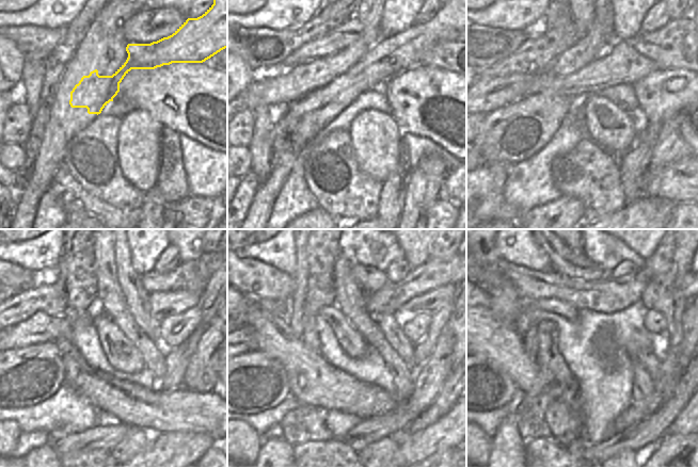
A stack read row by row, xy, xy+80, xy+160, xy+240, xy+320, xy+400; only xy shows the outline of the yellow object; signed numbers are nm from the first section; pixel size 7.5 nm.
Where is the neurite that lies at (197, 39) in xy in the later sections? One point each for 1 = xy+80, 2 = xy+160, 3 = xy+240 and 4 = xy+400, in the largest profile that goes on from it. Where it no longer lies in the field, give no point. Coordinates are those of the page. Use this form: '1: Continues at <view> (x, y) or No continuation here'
1: Continues at xy+80 (390, 55)
2: Continues at xy+160 (493, 143)
3: Continues at xy+240 (18, 377)
4: Continues at xy+400 (488, 387).

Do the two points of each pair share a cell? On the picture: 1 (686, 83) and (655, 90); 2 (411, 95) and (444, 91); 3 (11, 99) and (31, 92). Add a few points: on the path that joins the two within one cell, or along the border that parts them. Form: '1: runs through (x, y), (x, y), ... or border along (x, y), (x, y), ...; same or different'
1: runs through (679, 87), (663, 90); same
2: runs through (419, 93), (435, 93); same
3: border along (20, 80), (24, 86), (26, 102); different

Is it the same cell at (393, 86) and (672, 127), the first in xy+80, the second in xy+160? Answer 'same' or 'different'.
different

